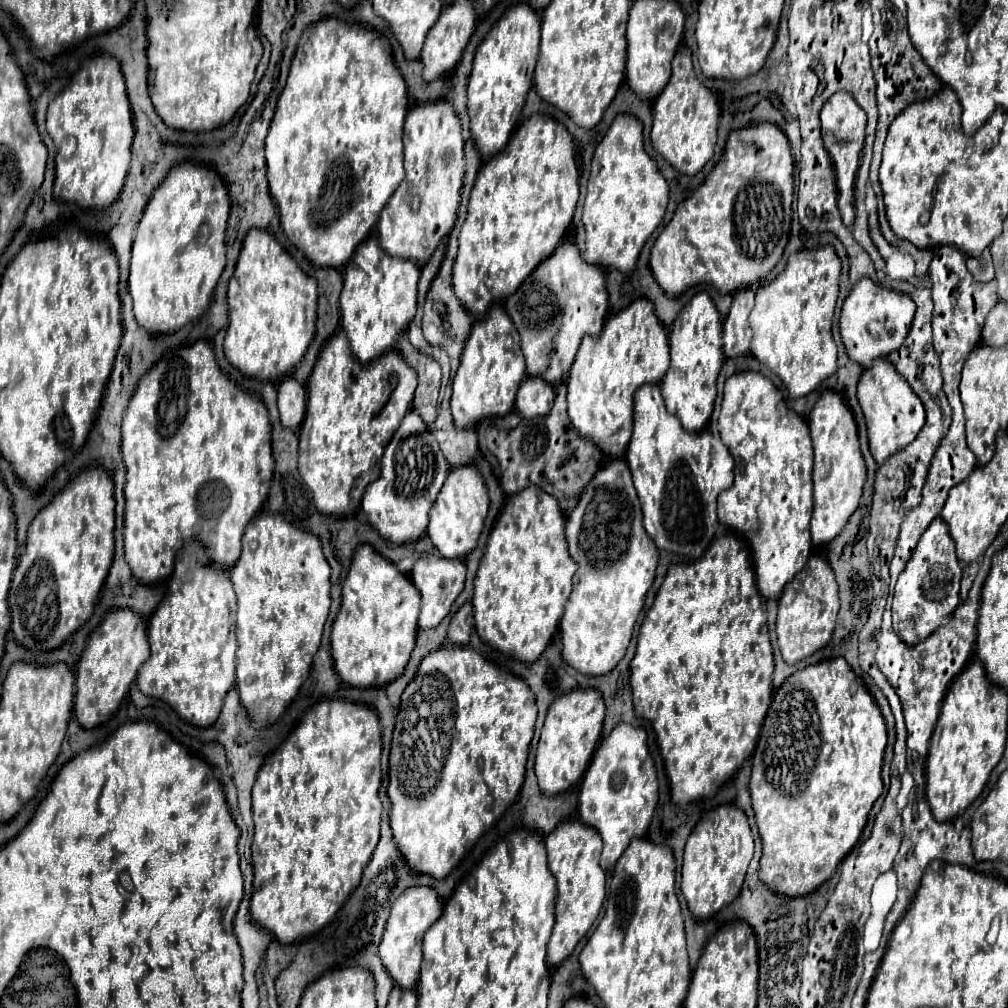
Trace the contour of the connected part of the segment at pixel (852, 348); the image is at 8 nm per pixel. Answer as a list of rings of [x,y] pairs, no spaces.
[[[861,278],[845,298],[839,320],[841,340],[847,348],[849,358],[861,364],[863,368],[867,368],[873,364],[875,358],[889,356],[893,350],[897,350],[903,344],[911,328],[913,314],[915,314],[915,304],[907,294],[899,294],[893,288],[879,286],[869,278]]]

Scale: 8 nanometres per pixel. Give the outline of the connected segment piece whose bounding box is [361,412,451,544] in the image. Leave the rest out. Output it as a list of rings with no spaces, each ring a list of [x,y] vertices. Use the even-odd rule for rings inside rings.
[[[409,412],[391,442],[385,446],[381,458],[381,474],[363,496],[363,512],[377,532],[395,544],[413,544],[425,534],[429,522],[429,510],[437,500],[437,494],[451,472],[439,444],[429,428],[423,424],[417,412]]]

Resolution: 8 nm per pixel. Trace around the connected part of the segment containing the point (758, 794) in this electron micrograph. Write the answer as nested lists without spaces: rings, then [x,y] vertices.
[[[833,658],[833,660],[817,662],[813,666],[805,666],[803,670],[791,674],[785,680],[785,684],[777,690],[777,694],[773,696],[773,702],[769,706],[767,718],[763,722],[757,748],[753,752],[753,772],[751,772],[751,780],[749,780],[749,792],[751,792],[755,822],[757,822],[757,828],[759,828],[759,834],[761,834],[761,842],[763,842],[763,856],[761,856],[761,864],[759,864],[759,880],[763,884],[767,884],[769,890],[775,890],[775,894],[795,896],[795,898],[797,896],[807,896],[833,876],[837,864],[845,858],[845,854],[857,844],[859,836],[863,834],[863,828],[867,824],[867,814],[869,814],[873,802],[879,798],[879,794],[883,790],[881,766],[883,766],[885,744],[887,744],[887,726],[885,726],[883,716],[881,716],[881,710],[875,704],[873,696],[867,692],[865,682],[851,672],[845,658]]]

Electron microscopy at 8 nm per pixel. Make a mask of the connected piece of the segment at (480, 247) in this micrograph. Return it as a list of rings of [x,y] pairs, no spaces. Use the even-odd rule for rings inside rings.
[[[535,114],[521,124],[505,150],[483,164],[471,190],[469,212],[459,234],[459,254],[453,266],[455,296],[467,312],[473,316],[487,314],[491,306],[517,292],[523,280],[535,272],[535,266],[555,252],[575,214],[579,200],[577,180],[579,170],[575,164],[571,134],[563,124],[543,114]]]

